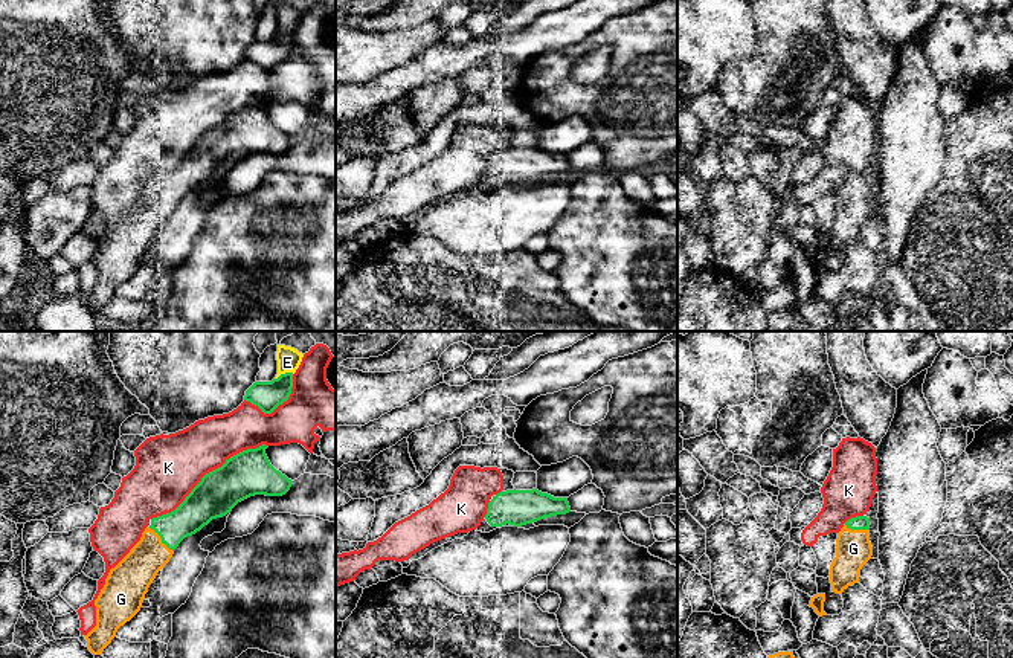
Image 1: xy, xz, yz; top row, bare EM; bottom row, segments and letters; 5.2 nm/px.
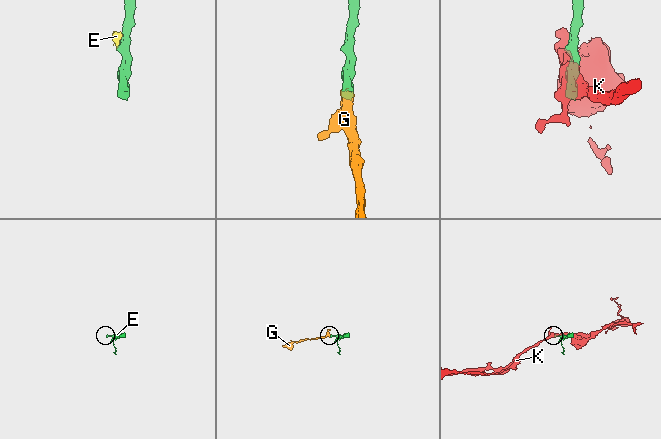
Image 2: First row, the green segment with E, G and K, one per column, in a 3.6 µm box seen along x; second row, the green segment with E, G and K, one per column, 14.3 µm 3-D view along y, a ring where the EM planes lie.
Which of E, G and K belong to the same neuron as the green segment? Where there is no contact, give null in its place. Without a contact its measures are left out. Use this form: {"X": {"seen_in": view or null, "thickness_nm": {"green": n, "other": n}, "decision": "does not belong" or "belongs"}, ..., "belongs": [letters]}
{"E": {"seen_in": "xy", "thickness_nm": {"green": 160, "other": 130}, "decision": "does not belong"}, "G": {"seen_in": "xy", "thickness_nm": {"green": 180, "other": 200}, "decision": "belongs"}, "K": {"seen_in": "xy", "thickness_nm": {"green": 240, "other": 340}, "decision": "does not belong"}, "belongs": ["G"]}

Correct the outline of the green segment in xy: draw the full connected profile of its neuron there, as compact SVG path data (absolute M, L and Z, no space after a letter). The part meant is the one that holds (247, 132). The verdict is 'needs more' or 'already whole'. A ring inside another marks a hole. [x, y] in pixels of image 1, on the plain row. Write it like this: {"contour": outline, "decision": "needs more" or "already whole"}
{"contour": "M262 102L230 115L221 125L206 131L174 169L151 177L151 183L145 186L140 198L110 227L105 243L95 258L96 284L84 293L93 313L102 311L116 295L117 287L140 269L150 243L185 195L195 192L212 177L226 174L238 160L250 154L282 154L290 148L293 139L270 122L265 113L267 105Z", "decision": "needs more"}

